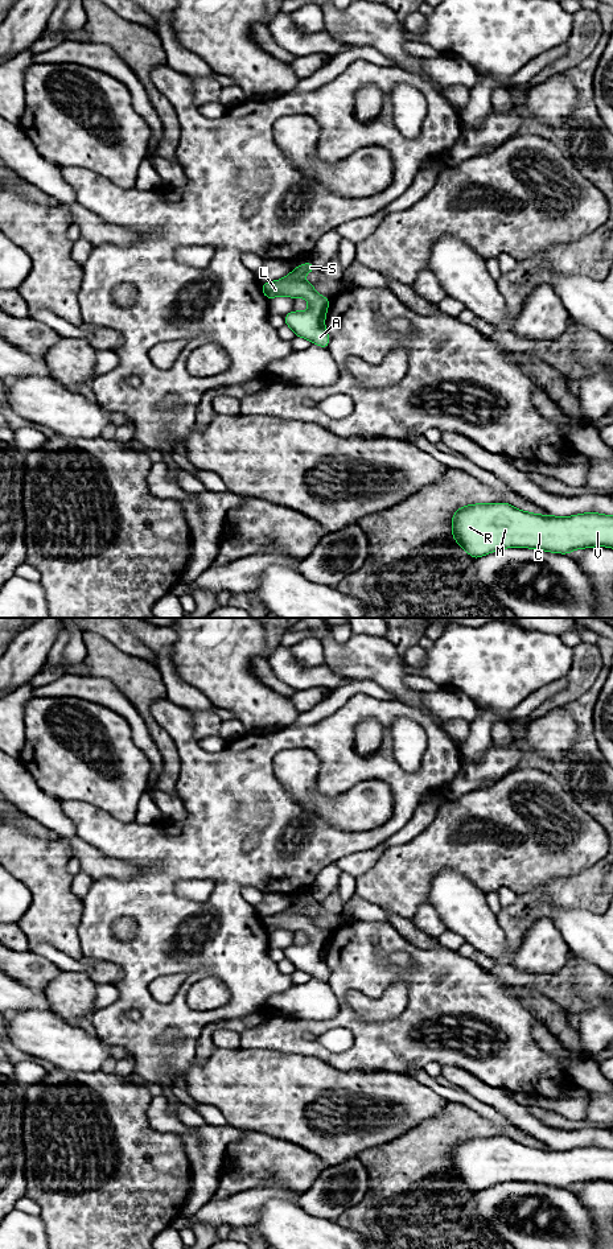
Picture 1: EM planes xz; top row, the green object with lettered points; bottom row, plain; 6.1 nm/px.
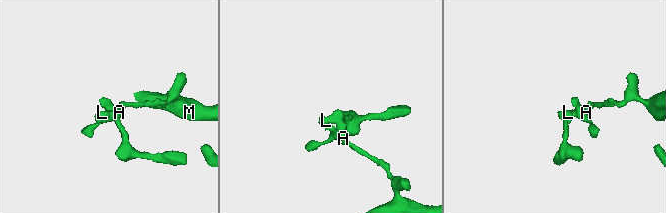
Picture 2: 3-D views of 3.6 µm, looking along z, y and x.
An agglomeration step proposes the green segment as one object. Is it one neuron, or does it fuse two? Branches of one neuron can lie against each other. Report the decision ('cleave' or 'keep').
keep

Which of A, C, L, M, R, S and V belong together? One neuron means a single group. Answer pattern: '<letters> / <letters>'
A C L M R S V

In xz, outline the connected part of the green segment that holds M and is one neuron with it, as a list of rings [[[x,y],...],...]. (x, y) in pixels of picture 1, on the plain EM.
[[[509,1137],[460,1141],[452,1150],[452,1170],[472,1192],[505,1182],[531,1182],[568,1188],[592,1180],[613,1182],[613,1149],[538,1149]]]

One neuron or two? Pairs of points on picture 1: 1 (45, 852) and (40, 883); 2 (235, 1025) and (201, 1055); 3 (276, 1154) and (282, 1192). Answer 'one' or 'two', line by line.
1: one
2: one
3: two

